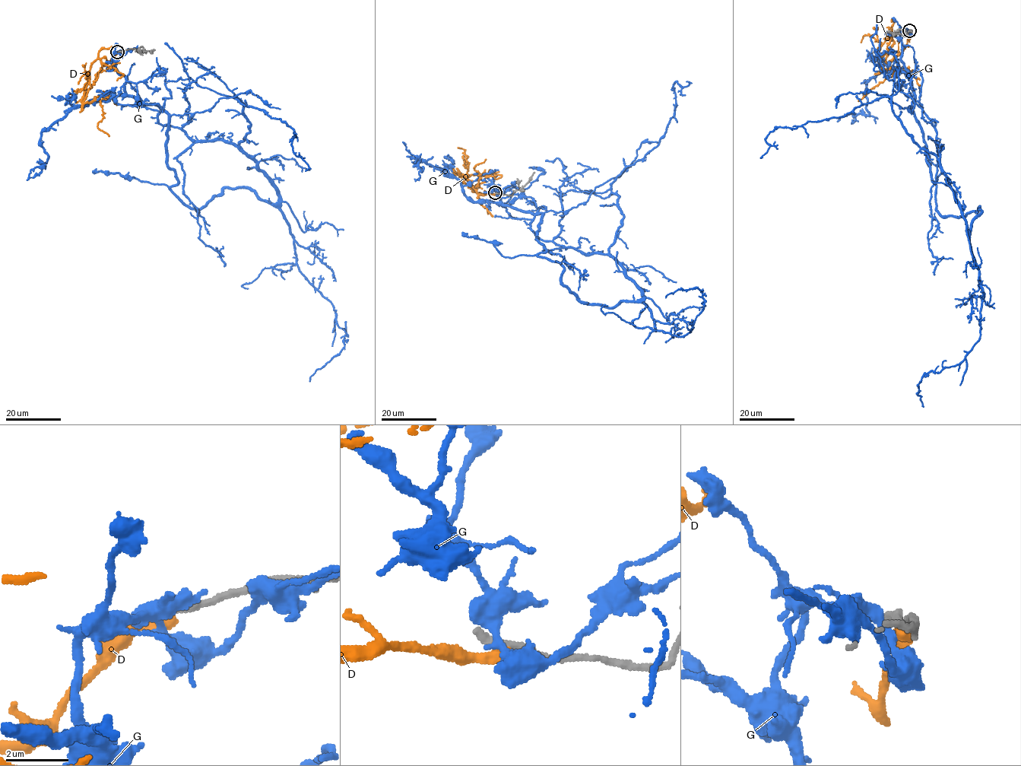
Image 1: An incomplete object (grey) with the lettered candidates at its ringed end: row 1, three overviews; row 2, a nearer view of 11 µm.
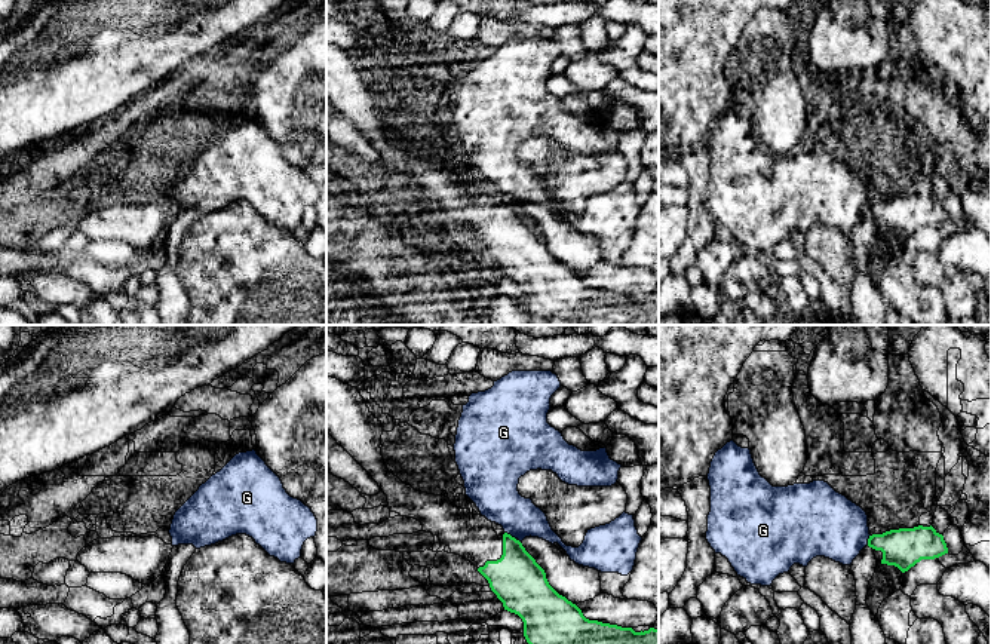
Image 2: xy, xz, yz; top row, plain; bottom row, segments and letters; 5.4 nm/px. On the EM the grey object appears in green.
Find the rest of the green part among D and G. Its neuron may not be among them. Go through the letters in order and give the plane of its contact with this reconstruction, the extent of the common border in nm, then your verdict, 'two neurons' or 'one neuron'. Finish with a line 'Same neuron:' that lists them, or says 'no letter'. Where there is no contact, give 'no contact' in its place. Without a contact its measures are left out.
D: no contact; two neurons
G: meets green in xz; contact 80 nm long; two neurons
Same neuron: no letter

